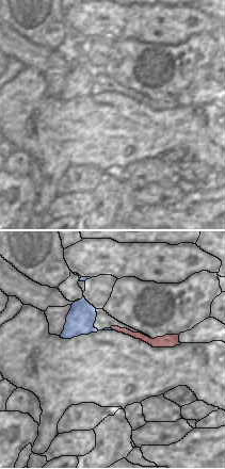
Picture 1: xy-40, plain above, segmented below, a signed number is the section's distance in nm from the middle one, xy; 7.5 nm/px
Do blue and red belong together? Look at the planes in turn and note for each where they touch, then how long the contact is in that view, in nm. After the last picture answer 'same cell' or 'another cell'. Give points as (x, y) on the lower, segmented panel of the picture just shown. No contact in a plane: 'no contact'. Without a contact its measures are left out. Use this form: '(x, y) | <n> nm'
no contact

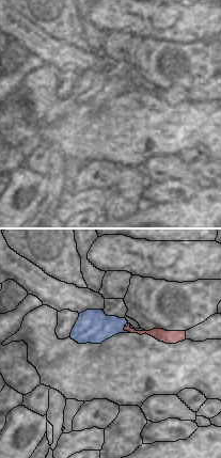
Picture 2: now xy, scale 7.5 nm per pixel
(124, 330) | 60 nm

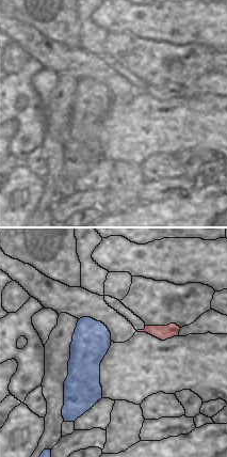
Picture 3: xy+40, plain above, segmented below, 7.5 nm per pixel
no contact

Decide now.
another cell

